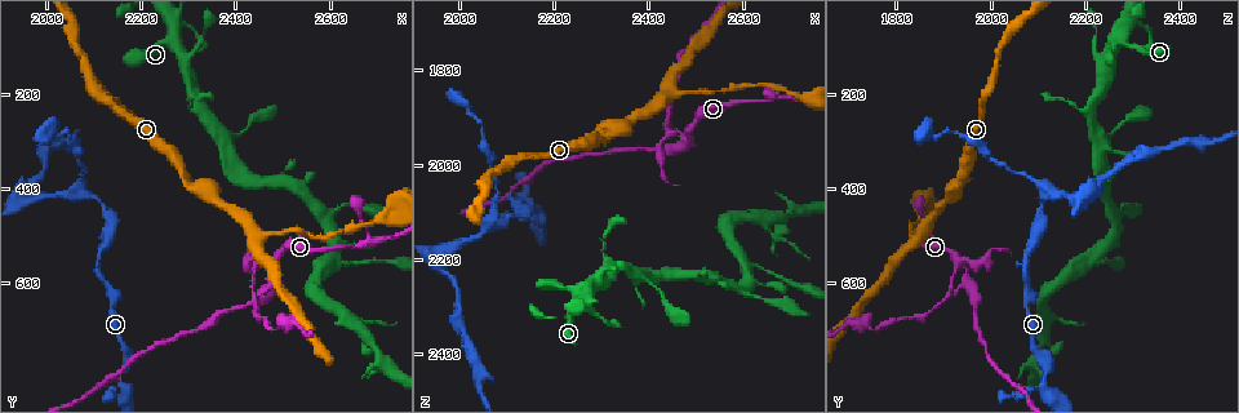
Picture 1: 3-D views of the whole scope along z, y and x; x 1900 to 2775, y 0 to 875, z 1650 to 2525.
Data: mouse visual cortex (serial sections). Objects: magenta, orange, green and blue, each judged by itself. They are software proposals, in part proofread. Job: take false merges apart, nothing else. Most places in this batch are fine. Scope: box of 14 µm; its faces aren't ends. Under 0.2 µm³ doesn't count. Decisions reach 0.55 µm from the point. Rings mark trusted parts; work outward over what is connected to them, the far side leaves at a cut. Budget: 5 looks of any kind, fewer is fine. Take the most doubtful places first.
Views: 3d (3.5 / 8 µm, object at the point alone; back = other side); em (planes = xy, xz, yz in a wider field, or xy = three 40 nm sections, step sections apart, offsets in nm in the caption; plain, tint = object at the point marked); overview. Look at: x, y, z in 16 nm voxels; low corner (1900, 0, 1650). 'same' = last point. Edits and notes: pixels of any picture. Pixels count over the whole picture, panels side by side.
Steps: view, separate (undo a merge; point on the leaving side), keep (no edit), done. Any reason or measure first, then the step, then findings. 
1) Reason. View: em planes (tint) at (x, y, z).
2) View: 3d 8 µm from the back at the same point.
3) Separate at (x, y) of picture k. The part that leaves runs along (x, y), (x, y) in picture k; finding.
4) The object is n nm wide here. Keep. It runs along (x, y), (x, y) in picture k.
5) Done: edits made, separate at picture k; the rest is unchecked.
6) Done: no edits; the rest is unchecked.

Abrupt turn. View: 3d 3.5 µm at (2685, 515, 1850).

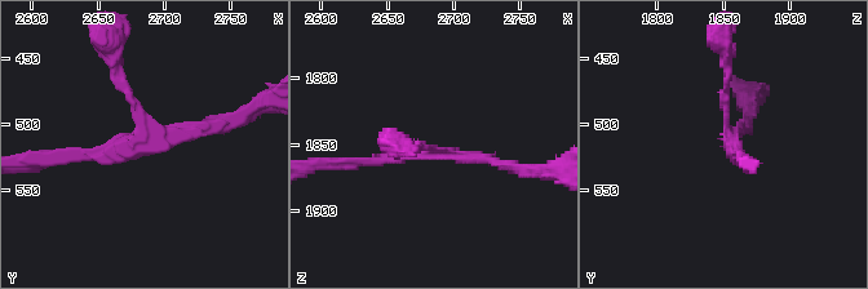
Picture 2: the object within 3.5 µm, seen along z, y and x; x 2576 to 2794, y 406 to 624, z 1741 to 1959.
View: em xy step 2 (tint) at (2682, 510, 1854).

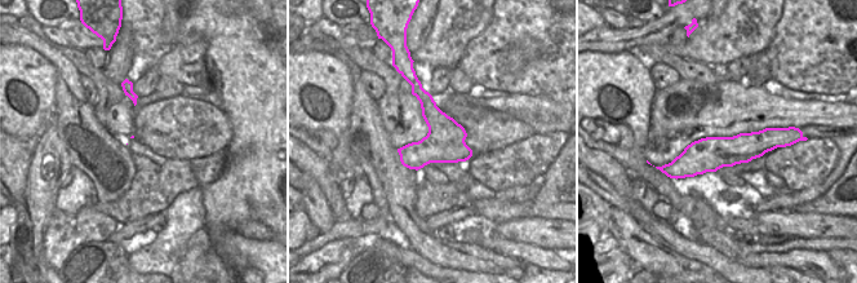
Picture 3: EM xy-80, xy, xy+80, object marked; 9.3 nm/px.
Cut it another way. View: em xy step 1 (tint) at the same point.

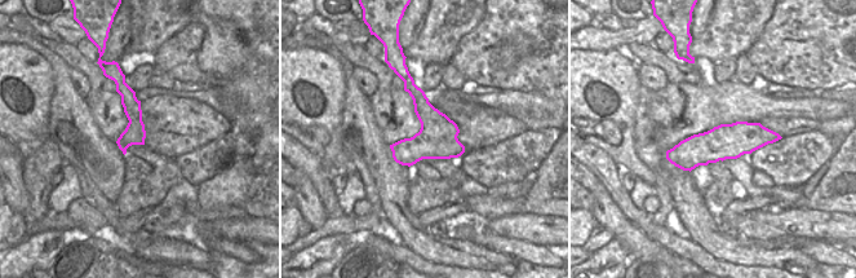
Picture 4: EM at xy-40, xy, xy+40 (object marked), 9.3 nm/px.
Keep. It runs along (770, 133), (669, 155) in picture 4; one cell here.

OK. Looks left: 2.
Narrows sharply. View: 3d 3.5 µm at (2480, 600, 1950).

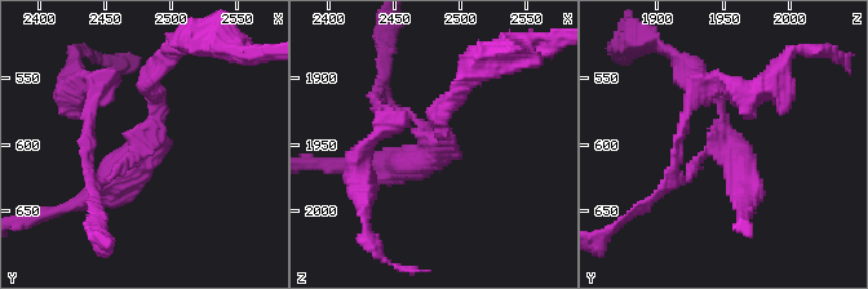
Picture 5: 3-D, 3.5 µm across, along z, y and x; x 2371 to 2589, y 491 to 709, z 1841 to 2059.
Shape alone is not enough. View: em planes (tint) at (2480, 598, 1954).

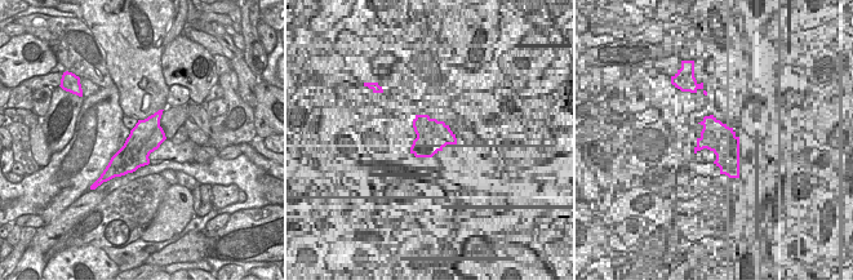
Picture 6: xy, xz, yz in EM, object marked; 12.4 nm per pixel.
The arms are 100, 200, 400 nm wide. Separate at (392, 105) of picture 5. The part that leaves runs along (419, 123), (382, 93), (386, 36) in picture 5; two cells meet here.

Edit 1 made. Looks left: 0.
Done: edits made, separate at picture 5; the rest is unchecked.

